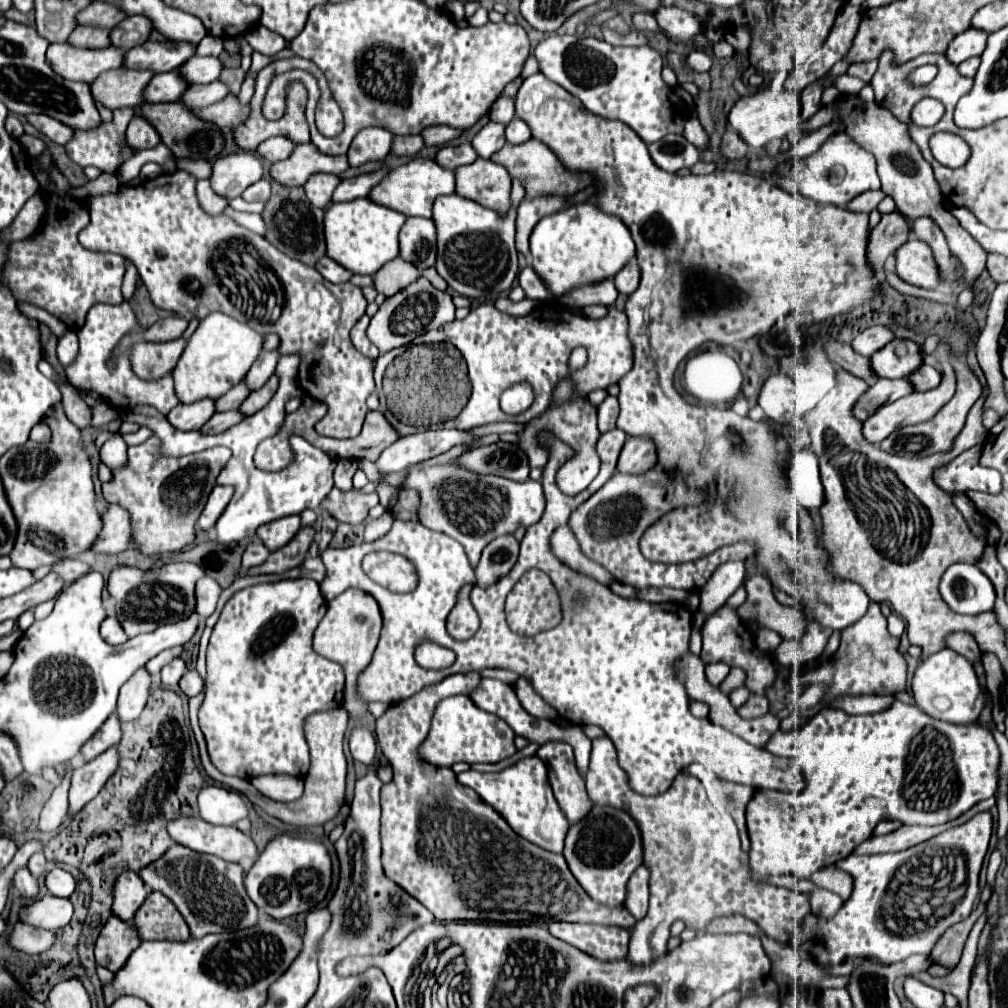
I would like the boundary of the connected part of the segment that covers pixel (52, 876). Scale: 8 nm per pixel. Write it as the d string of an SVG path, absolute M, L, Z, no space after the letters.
M52 869L46 873L48 891L56 897L70 897L76 891L76 879L64 869Z

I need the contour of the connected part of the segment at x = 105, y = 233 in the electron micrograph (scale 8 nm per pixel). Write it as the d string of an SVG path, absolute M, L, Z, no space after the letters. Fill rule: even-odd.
M176 171L176 173L168 173L168 175L160 175L160 177L156 177L156 179L144 181L144 183L140 183L140 185L136 185L136 187L130 187L130 189L126 189L126 191L122 191L122 193L110 193L110 195L90 197L90 199L88 199L88 211L90 211L90 219L92 219L92 221L90 221L90 225L80 233L80 243L86 245L88 249L94 249L94 251L98 251L98 247L102 247L102 249L106 249L106 251L112 251L112 253L118 253L118 255L124 255L126 259L130 259L130 261L136 265L142 283L146 283L146 289L148 289L148 293L150 293L152 303L154 303L156 307L160 307L160 309L174 311L174 313L178 313L178 315L182 315L182 317L186 317L186 319L192 319L192 317L204 319L208 313L220 311L220 313L226 313L226 315L238 319L240 323L250 325L250 327L256 329L258 333L264 333L264 335L266 335L266 333L276 333L276 335L280 335L280 351L282 351L282 355L286 355L286 353L300 353L300 355L302 355L302 363L300 363L300 385L304 387L304 391L306 391L308 395L312 395L314 399L324 401L324 403L328 405L328 413L316 423L316 431L318 431L320 435L324 435L324 437L354 439L354 437L360 433L360 429L362 429L364 415L368 413L366 399L368 399L368 395L374 391L372 361L370 361L368 357L362 357L362 355L354 349L354 345L350 343L350 329L352 329L352 327L356 325L356 321L366 313L366 305L368 305L368 301L364 299L360 287L350 285L350 283L330 283L322 279L322 275L320 275L314 267L304 265L304 263L298 263L296 259L290 259L288 255L282 255L282 251L278 251L274 245L270 245L264 237L260 237L260 235L248 231L248 229L240 227L232 217L228 217L228 215L224 215L224 213L220 213L220 215L216 215L216 217L214 217L214 215L208 215L208 213L200 207L200 203L198 203L198 197L196 197L196 181L198 181L198 179L194 179L194 175L190 175L188 171ZM230 239L242 239L242 243L240 243L240 247L236 249L236 253L234 253L234 249L232 249L232 251L224 251L224 249L228 249Z

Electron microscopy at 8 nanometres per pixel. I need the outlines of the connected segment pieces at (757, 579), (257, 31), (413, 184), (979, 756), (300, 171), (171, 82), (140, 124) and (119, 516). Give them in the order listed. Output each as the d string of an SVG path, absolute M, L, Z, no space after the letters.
M752 575L744 583L744 587L748 591L748 599L744 605L738 607L738 615L744 621L754 619L762 627L780 633L782 639L798 639L804 633L802 613L792 607L784 607L776 601L774 587L770 579L766 579L766 575Z
M256 25L254 29L250 29L246 35L246 41L252 45L254 51L260 51L266 57L274 57L278 51L284 49L286 41L282 35L266 29L264 25Z
M418 157L418 159L412 159L410 163L406 163L398 169L392 169L390 175L386 175L386 179L382 179L382 183L378 187L374 187L374 191L370 193L370 199L384 205L384 207L396 209L398 213L402 213L406 217L412 217L412 215L432 217L434 199L438 195L452 195L452 193L456 193L454 171L440 167L432 159Z
M896 701L890 709L876 715L850 715L840 709L822 709L800 729L776 731L766 749L772 755L794 759L802 769L806 785L798 795L760 789L748 803L750 877L756 883L766 883L768 877L776 875L810 879L814 871L848 857L886 819L898 819L906 825L940 825L960 817L978 801L996 793L996 771L1002 757L994 737L984 727L974 723L950 725L902 701Z
M302 143L294 149L294 153L272 165L270 175L272 179L280 181L282 185L296 187L304 185L310 175L316 173L332 173L332 175L342 175L350 167L346 155L326 155L314 147L314 143Z
M168 71L154 75L146 87L146 103L168 103L180 101L190 83L180 75L180 71Z
M134 115L126 131L126 139L128 139L128 145L134 147L136 151L152 149L160 143L158 131L154 131L154 127L146 119L142 119L142 115Z
M110 505L108 511L102 515L104 527L94 545L94 553L120 553L126 551L132 543L132 527L130 527L130 513L118 505Z

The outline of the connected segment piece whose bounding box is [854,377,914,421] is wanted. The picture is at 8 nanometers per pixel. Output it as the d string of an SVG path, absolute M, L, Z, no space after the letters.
M906 377L904 379L878 379L854 405L854 417L860 421L866 421L882 405L892 403L910 393L914 393L914 387Z

